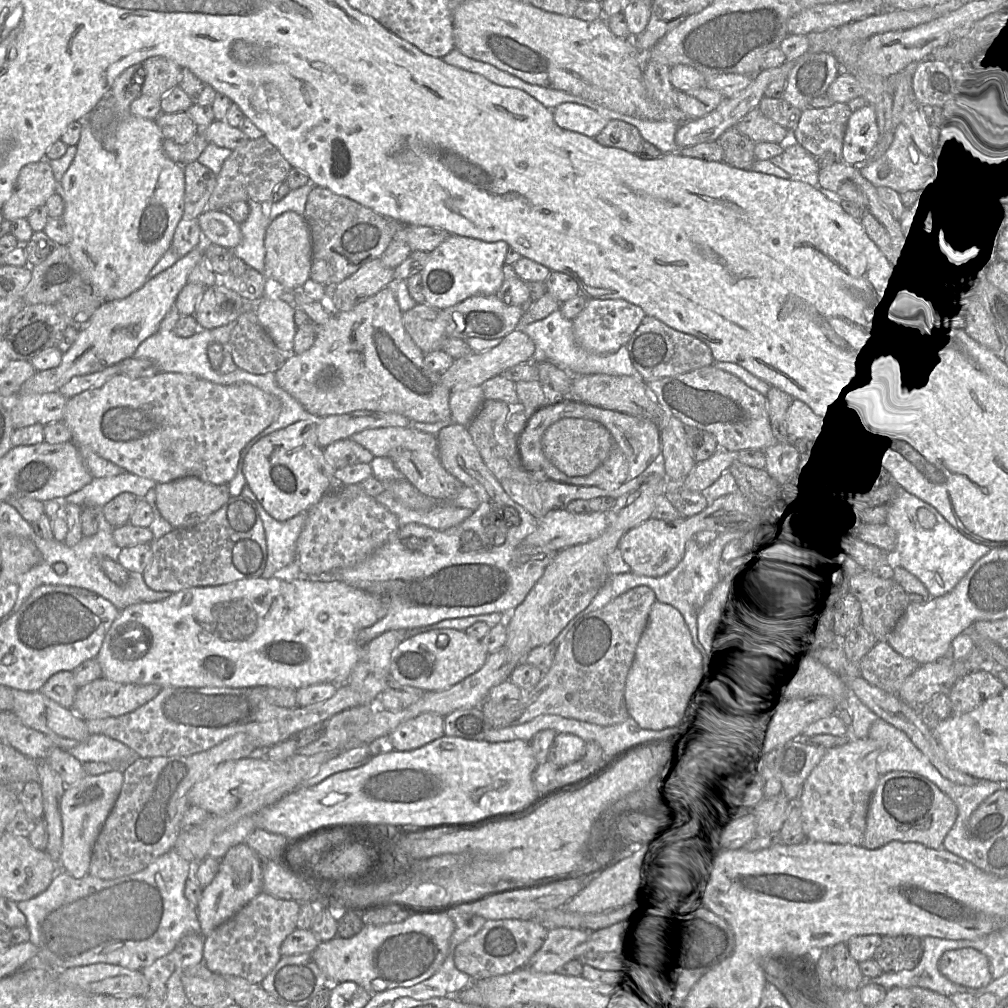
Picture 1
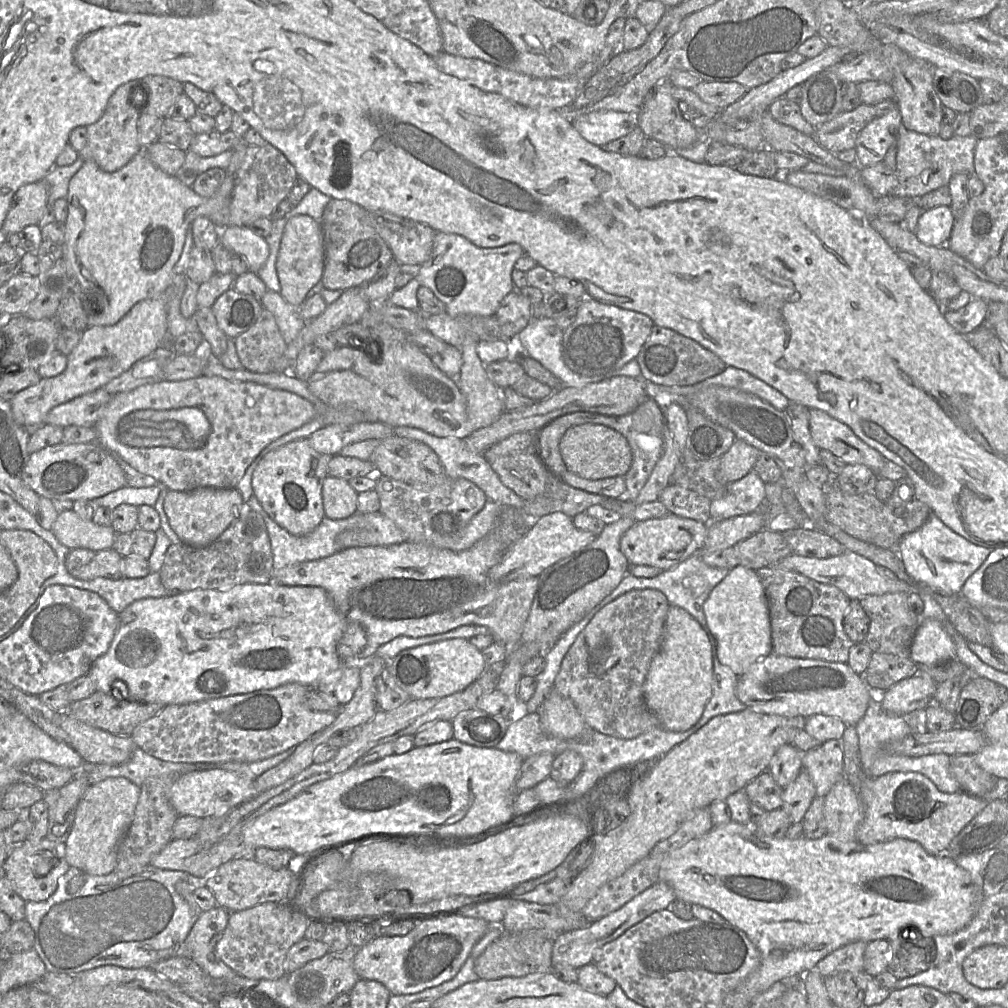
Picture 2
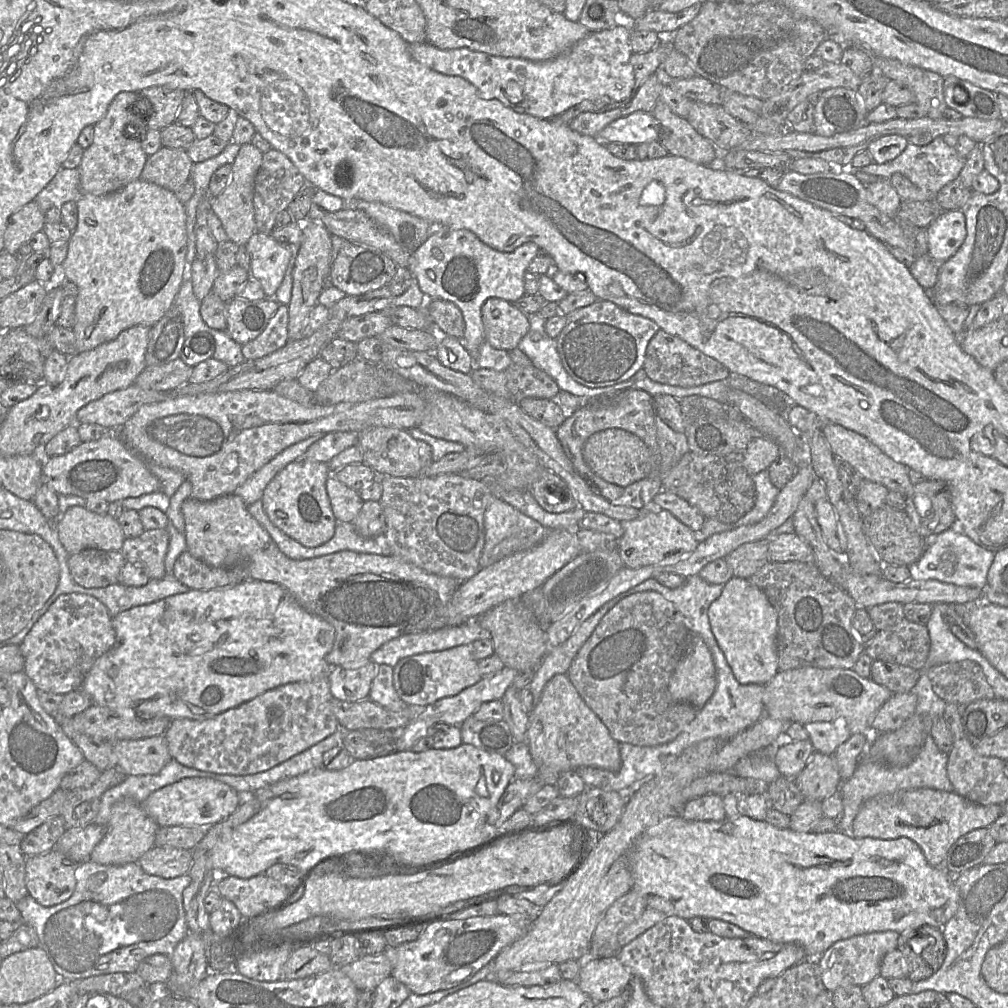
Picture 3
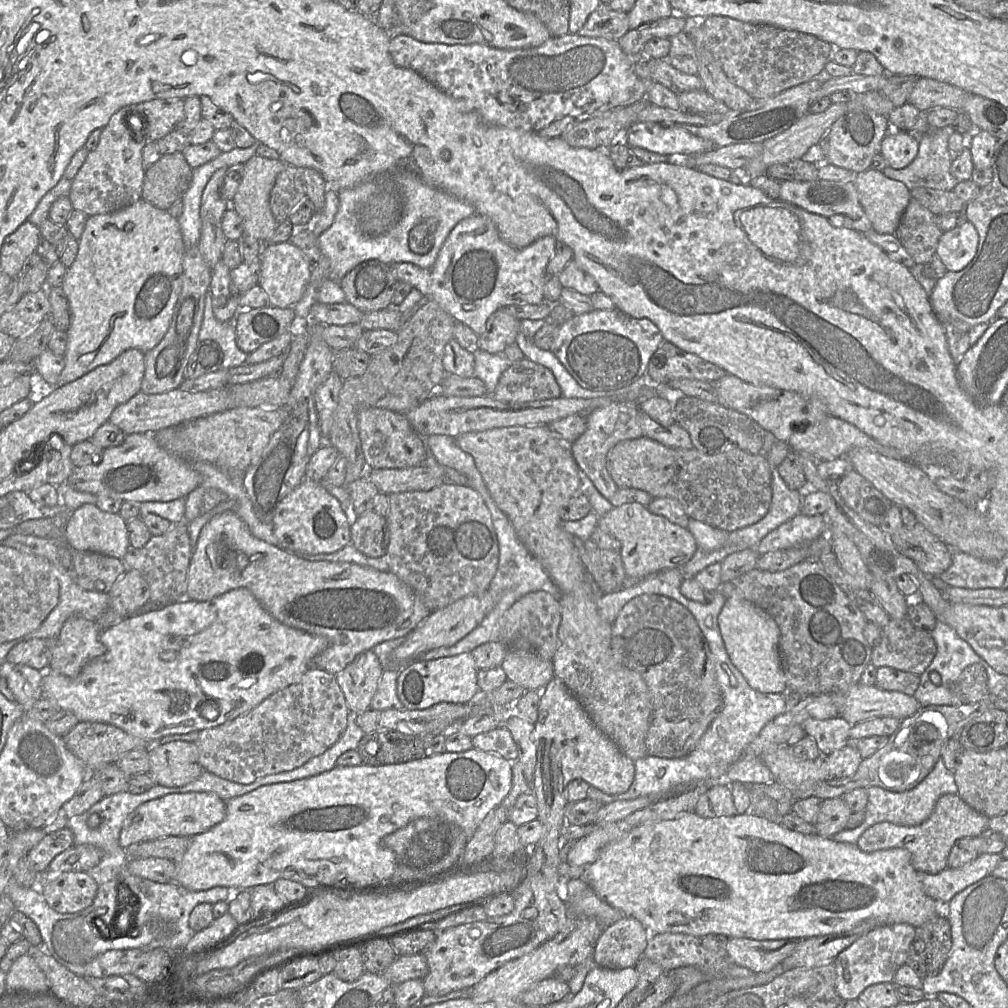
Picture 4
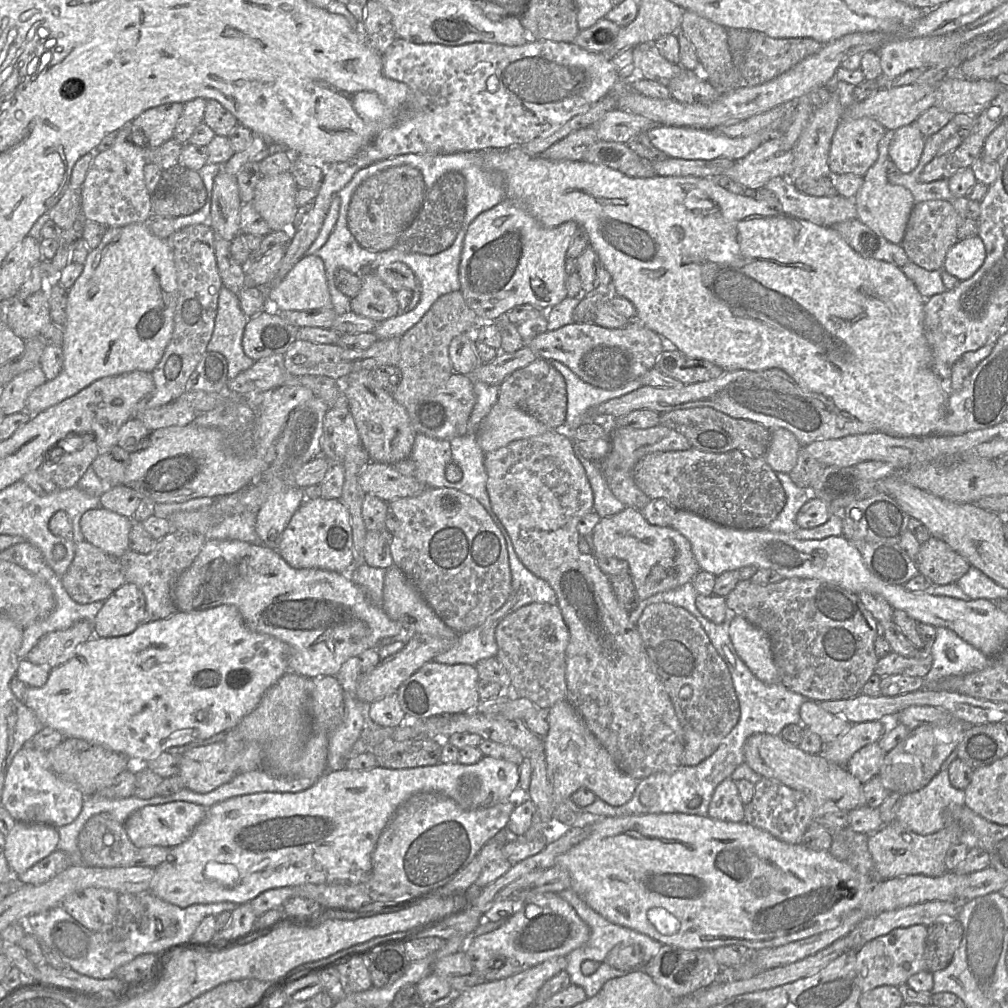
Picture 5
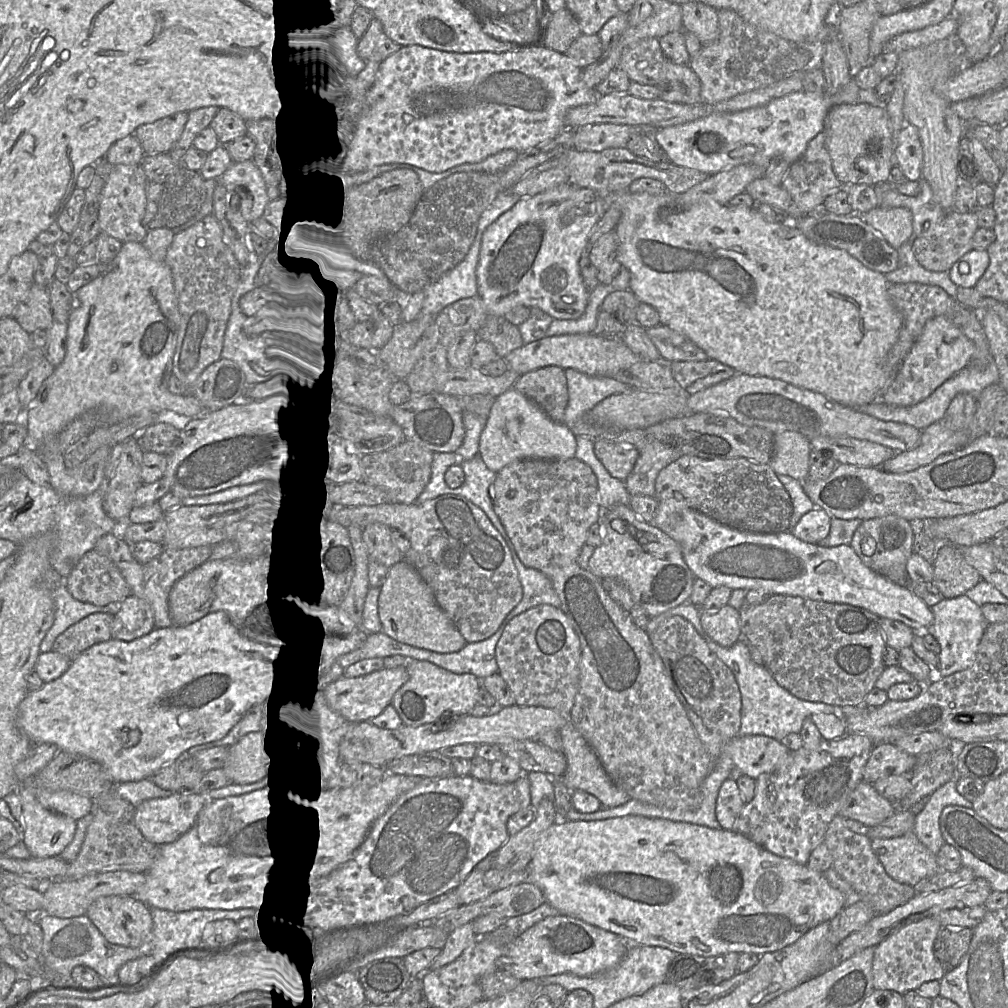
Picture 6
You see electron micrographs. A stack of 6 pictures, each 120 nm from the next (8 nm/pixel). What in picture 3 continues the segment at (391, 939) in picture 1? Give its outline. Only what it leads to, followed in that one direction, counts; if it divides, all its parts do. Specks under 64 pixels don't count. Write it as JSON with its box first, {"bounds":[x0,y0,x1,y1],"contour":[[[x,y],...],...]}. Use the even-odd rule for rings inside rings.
{"bounds":[383,914,533,995],"contour":[[[503,914],[434,922],[424,927],[415,941],[403,943],[394,948],[387,946],[383,954],[391,963],[393,978],[403,983],[411,993],[426,995],[454,987],[474,975],[483,966],[492,962],[502,949],[523,937],[532,922],[533,920],[522,915]]]}

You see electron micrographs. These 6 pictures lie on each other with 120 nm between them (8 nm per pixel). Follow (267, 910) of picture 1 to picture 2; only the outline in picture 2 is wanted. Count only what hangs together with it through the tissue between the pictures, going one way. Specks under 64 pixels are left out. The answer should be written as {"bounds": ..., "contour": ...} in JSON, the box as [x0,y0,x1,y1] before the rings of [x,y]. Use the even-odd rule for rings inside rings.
{"bounds":[214,902,309,980],"contour":[[[267,902],[230,913],[228,924],[214,947],[216,955],[238,975],[249,979],[276,980],[285,976],[284,961],[289,949],[305,937],[309,920],[305,914],[292,912],[284,902]]]}

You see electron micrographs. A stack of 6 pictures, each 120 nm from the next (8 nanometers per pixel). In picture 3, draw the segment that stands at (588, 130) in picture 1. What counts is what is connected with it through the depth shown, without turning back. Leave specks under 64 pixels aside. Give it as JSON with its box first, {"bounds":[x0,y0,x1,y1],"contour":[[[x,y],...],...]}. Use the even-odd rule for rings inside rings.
{"bounds":[597,112,660,145],"contour":[[[634,112],[608,124],[598,133],[597,138],[603,143],[638,145],[659,141],[659,136],[660,126],[651,113]]]}

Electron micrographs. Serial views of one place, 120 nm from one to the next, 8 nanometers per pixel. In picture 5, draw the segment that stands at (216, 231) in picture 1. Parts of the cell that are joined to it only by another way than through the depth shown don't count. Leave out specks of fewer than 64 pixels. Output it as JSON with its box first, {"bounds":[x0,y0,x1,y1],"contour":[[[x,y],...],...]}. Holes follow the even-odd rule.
{"bounds":[264,254,333,313],"contour":[[[313,254],[303,256],[281,281],[269,287],[264,310],[278,313],[278,311],[302,311],[324,307],[333,307],[325,265],[319,256]]]}

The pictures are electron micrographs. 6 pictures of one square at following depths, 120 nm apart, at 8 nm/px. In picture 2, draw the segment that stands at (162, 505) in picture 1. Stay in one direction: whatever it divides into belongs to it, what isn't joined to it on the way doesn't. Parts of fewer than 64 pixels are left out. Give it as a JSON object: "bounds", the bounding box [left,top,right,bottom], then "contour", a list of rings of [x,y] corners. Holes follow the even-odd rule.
{"bounds":[163,487,243,547],"contour":[[[201,487],[192,491],[169,490],[163,508],[171,528],[183,543],[205,547],[214,542],[238,517],[243,504],[237,488]]]}

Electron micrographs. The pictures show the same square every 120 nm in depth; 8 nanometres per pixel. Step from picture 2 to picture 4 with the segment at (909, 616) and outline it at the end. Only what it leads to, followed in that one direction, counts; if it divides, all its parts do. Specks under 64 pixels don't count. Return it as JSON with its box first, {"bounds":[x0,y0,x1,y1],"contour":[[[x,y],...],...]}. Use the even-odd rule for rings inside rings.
{"bounds":[871,618,936,676],"contour":[[[891,618],[881,628],[881,642],[872,648],[871,663],[876,667],[891,667],[920,676],[936,654],[931,635],[913,626],[908,618]]]}

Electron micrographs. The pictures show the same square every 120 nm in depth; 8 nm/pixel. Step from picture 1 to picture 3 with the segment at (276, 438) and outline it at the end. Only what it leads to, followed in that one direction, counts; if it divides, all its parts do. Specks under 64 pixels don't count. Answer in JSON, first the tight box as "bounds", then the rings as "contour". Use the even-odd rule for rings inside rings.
{"bounds":[261,453,336,547],"contour":[[[304,453],[281,469],[263,491],[261,501],[271,522],[303,546],[317,547],[334,535],[336,519],[326,491],[330,475],[328,463],[308,459]]]}

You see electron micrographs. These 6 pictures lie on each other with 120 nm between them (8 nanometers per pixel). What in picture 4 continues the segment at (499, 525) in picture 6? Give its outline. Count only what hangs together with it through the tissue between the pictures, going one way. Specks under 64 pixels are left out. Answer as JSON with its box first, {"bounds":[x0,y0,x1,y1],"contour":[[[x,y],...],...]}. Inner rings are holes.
{"bounds":[422,434,490,510],"contour":[[[431,434],[422,439],[424,445],[428,445],[431,454],[442,466],[455,469],[467,479],[467,486],[474,489],[483,499],[486,507],[490,510],[487,497],[488,490],[482,476],[476,466],[473,457],[463,451],[454,437],[440,434]]]}

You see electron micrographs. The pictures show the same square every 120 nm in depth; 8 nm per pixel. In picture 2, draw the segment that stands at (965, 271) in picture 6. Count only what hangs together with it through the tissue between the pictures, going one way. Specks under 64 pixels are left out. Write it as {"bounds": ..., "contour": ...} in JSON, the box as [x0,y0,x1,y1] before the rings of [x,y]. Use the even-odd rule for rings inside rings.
{"bounds":[914,206,955,247],"contour":[[[949,206],[922,210],[914,232],[927,246],[944,247],[950,239],[955,217]]]}

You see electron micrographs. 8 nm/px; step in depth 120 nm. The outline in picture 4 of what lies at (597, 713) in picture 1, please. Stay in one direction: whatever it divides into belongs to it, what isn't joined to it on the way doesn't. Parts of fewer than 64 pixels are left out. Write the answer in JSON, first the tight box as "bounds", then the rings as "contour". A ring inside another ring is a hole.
{"bounds":[611,594,723,758],"contour":[[[644,594],[628,601],[612,624],[611,650],[624,667],[641,675],[652,703],[652,718],[645,738],[648,755],[681,758],[697,745],[723,708],[723,696],[716,679],[714,657],[692,613],[674,599]]]}

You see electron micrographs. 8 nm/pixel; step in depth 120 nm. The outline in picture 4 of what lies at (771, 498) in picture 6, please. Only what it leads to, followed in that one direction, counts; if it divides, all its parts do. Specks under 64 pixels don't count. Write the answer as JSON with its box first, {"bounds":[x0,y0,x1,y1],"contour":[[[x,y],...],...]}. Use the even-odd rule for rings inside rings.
{"bounds":[606,437,772,532],"contour":[[[640,437],[614,445],[607,453],[606,467],[618,487],[643,490],[653,499],[673,498],[682,505],[689,518],[728,532],[760,521],[767,514],[772,500],[772,468],[766,457],[741,449],[728,449],[722,453],[706,455],[694,447],[690,450],[676,449],[650,438]]]}

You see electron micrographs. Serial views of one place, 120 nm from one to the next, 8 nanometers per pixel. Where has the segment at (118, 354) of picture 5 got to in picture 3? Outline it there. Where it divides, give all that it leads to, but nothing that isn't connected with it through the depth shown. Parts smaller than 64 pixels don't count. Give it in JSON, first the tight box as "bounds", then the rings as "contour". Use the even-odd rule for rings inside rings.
{"bounds":[57,178,187,353],"contour":[[[141,178],[109,195],[81,193],[76,205],[77,226],[67,243],[67,257],[57,279],[71,281],[78,288],[72,330],[76,337],[76,353],[79,353],[114,340],[130,327],[152,327],[166,314],[187,278],[187,230],[185,205],[176,194]]]}

